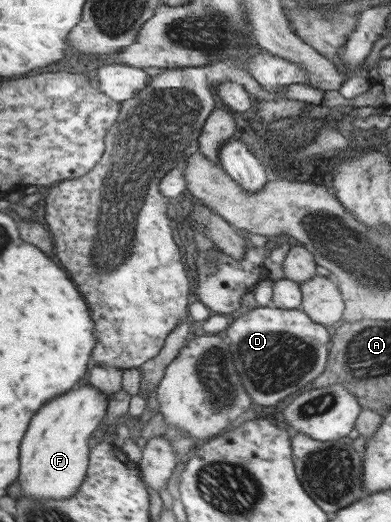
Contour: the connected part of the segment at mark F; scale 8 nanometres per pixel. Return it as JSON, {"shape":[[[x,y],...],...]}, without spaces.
{"shape":[[[92,384],[72,388],[60,397],[46,403],[32,427],[28,429],[28,439],[24,439],[22,455],[22,489],[33,498],[57,500],[74,496],[87,478],[91,462],[90,437],[95,434],[108,413],[108,396]]]}

